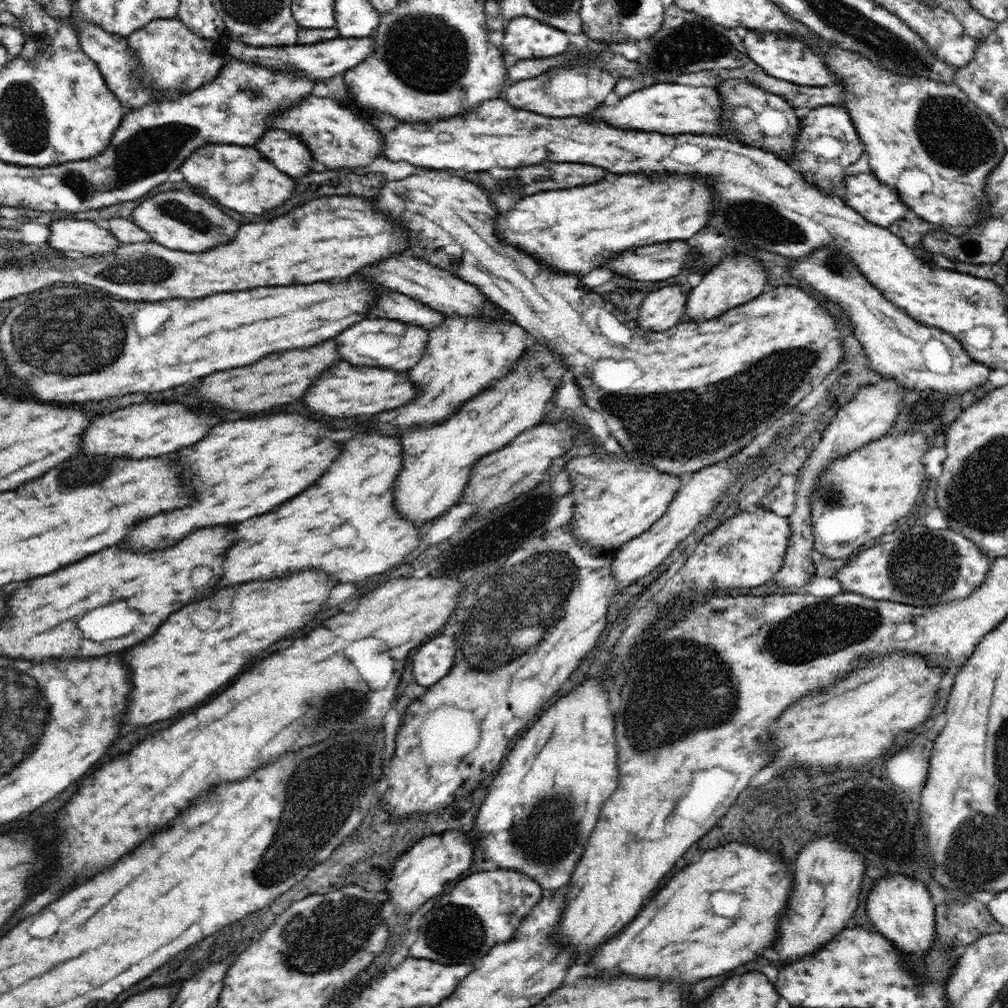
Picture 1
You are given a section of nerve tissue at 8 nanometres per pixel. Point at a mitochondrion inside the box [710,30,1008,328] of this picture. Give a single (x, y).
(950, 132)

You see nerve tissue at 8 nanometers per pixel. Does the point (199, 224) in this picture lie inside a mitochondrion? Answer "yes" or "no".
yes

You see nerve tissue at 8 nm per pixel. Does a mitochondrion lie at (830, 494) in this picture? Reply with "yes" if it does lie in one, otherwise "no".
yes

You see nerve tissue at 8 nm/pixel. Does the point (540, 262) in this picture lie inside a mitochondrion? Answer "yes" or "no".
no

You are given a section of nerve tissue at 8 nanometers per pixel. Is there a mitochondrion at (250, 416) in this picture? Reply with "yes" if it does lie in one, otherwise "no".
no

